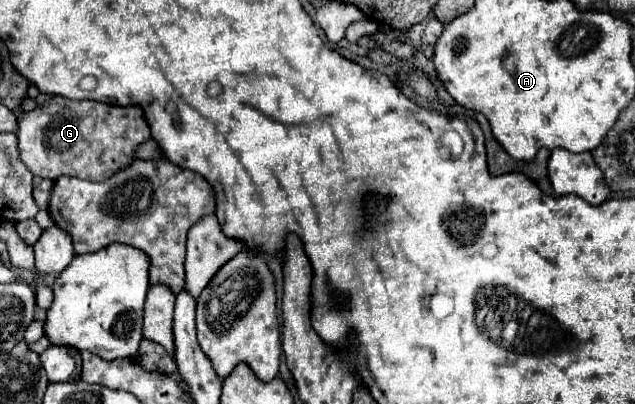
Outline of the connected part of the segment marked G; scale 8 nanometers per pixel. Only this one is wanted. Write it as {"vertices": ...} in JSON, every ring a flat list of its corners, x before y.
{"vertices":[[51,97,45,105,23,113,17,119,17,137,19,137,19,153,21,161,31,169,33,175,45,177,55,181,61,175,71,175,87,181,103,181,111,177,121,167,129,165,133,161,133,151,147,141,149,125,143,117,141,107,129,105,129,107,111,107,97,101,71,101,65,97]]}

